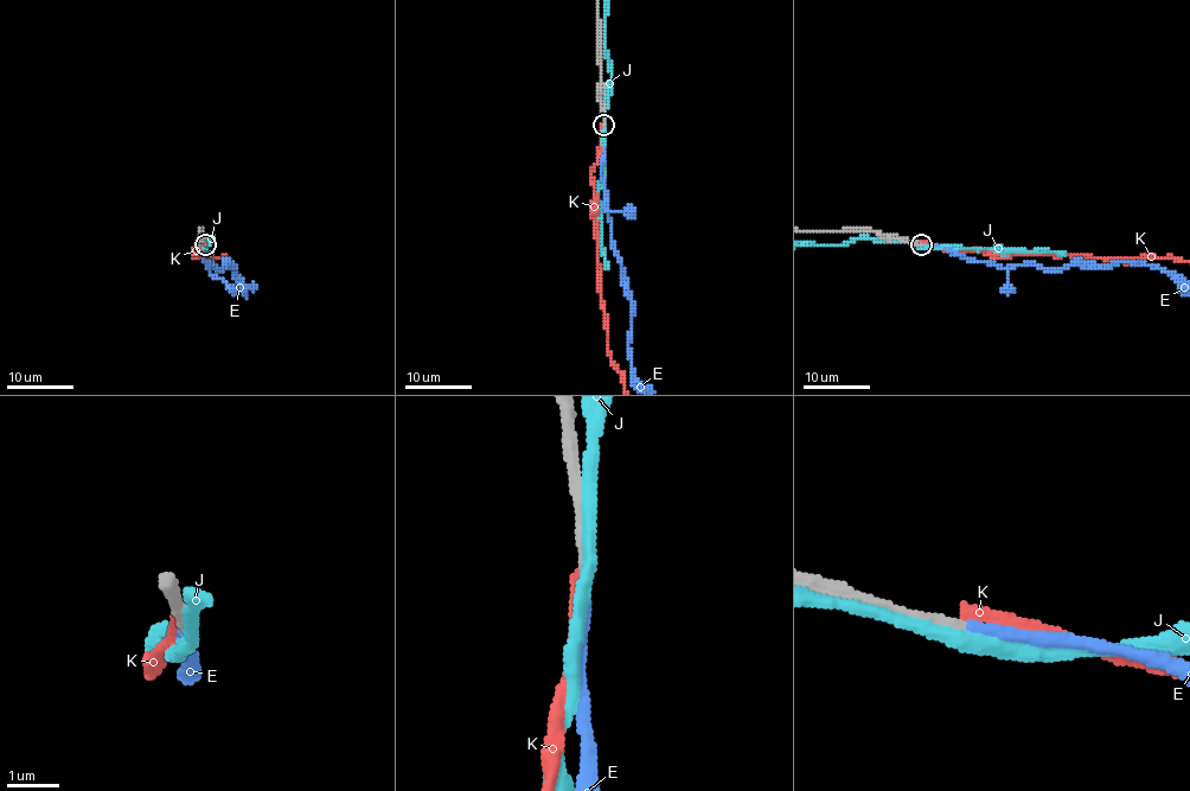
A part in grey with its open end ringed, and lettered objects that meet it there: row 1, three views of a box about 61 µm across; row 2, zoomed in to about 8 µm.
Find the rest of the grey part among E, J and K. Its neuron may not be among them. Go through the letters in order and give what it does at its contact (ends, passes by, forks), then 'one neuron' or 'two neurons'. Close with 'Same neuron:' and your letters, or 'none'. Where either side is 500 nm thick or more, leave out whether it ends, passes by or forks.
E: it ends; one neuron
J: it passes by; two neurons
K: it ends; two neurons
Same neuron: E

